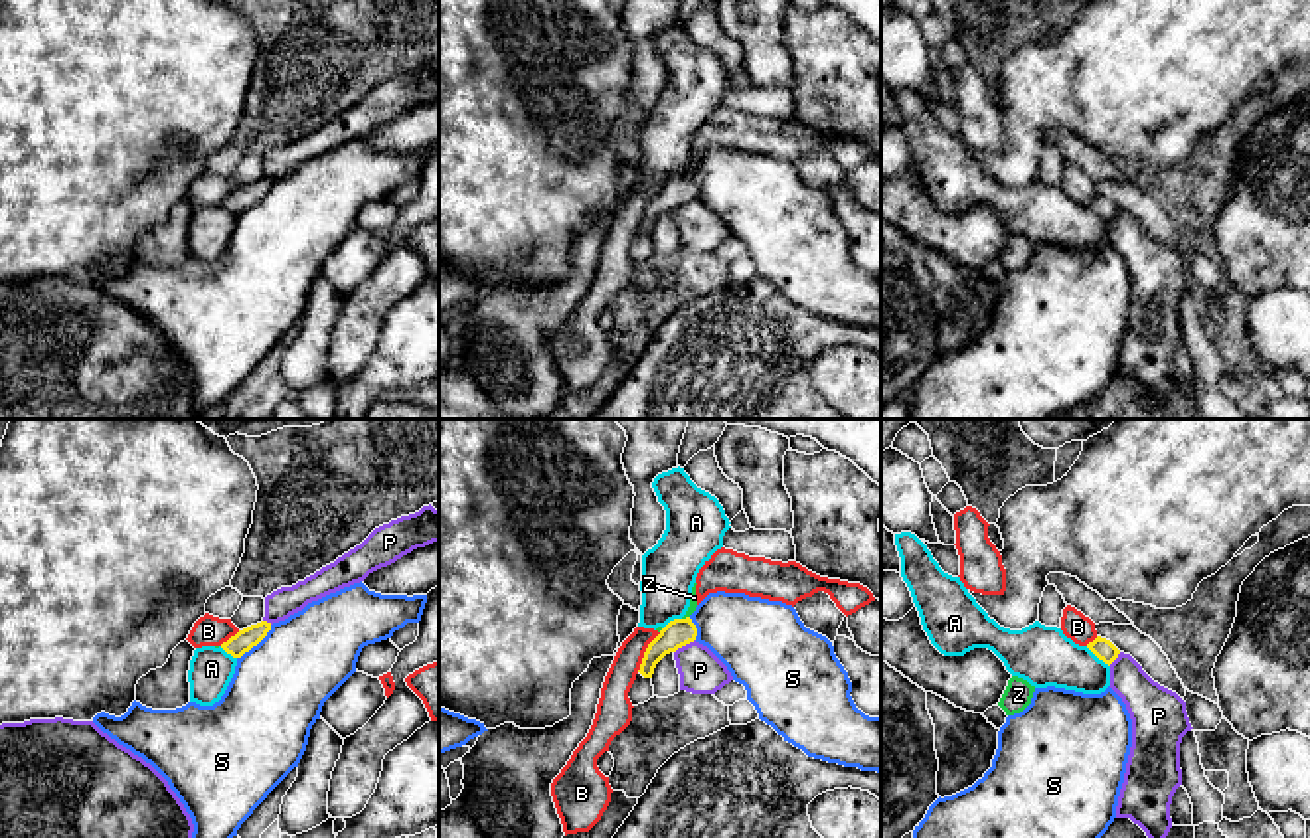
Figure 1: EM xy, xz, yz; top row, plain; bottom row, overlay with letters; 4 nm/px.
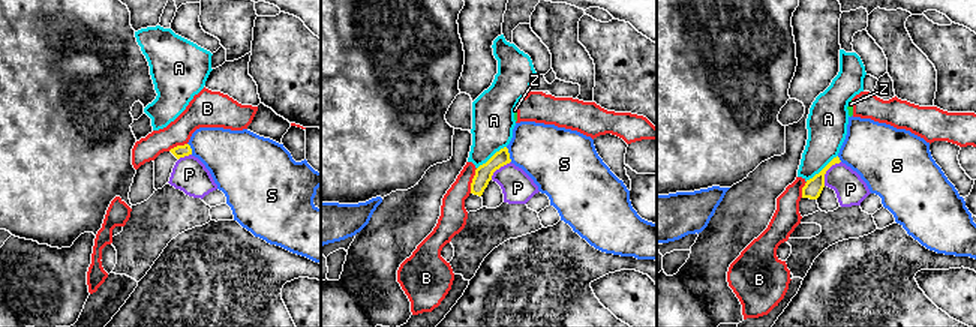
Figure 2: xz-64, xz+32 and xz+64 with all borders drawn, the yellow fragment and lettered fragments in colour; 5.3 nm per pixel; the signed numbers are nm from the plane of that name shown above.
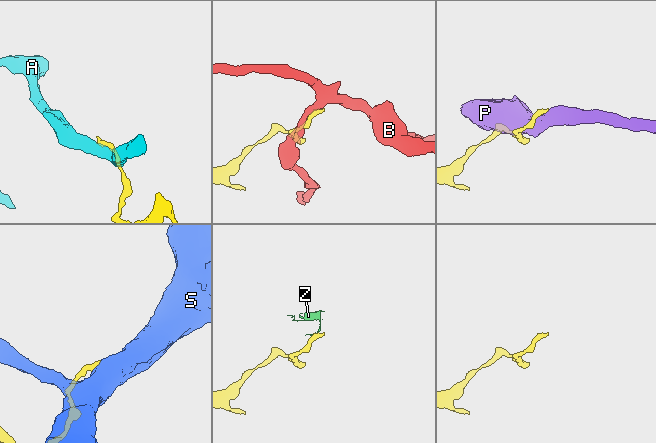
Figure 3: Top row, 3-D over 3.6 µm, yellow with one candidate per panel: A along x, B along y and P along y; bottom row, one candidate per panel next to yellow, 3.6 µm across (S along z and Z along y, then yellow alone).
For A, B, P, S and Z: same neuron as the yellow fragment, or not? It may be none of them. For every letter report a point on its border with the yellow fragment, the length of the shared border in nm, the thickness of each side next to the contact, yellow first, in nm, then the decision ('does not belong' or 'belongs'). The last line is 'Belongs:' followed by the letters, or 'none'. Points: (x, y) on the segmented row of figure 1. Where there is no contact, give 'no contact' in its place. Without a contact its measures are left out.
A: contact yz (1097, 657); length 130 nm; calibres 90 and 240 nm; does not belong
B: contact xz (645, 653); length 190 nm; calibres 120 and 140 nm; does not belong
P: contact xz (684, 645); length 110 nm; calibres 120 and 180 nm; does not belong
S: contact xy (255, 645); length 200 nm; calibres 90 and 380 nm; does not belong
Z: contact xz (686, 617); length 40 nm; calibres 120 and 30 nm; does not belong
Belongs: none

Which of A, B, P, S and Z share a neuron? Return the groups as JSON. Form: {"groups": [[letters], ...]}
{"groups": [["A"], ["B", "Z"], ["P"], ["S"]]}

